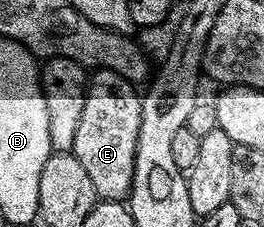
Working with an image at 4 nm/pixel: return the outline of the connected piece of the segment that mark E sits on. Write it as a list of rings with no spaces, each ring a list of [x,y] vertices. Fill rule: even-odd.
[[[95,69],[87,79],[85,105],[81,107],[71,152],[89,174],[96,198],[105,201],[126,202],[130,195],[143,101],[140,90],[135,89],[127,78],[108,69]]]

